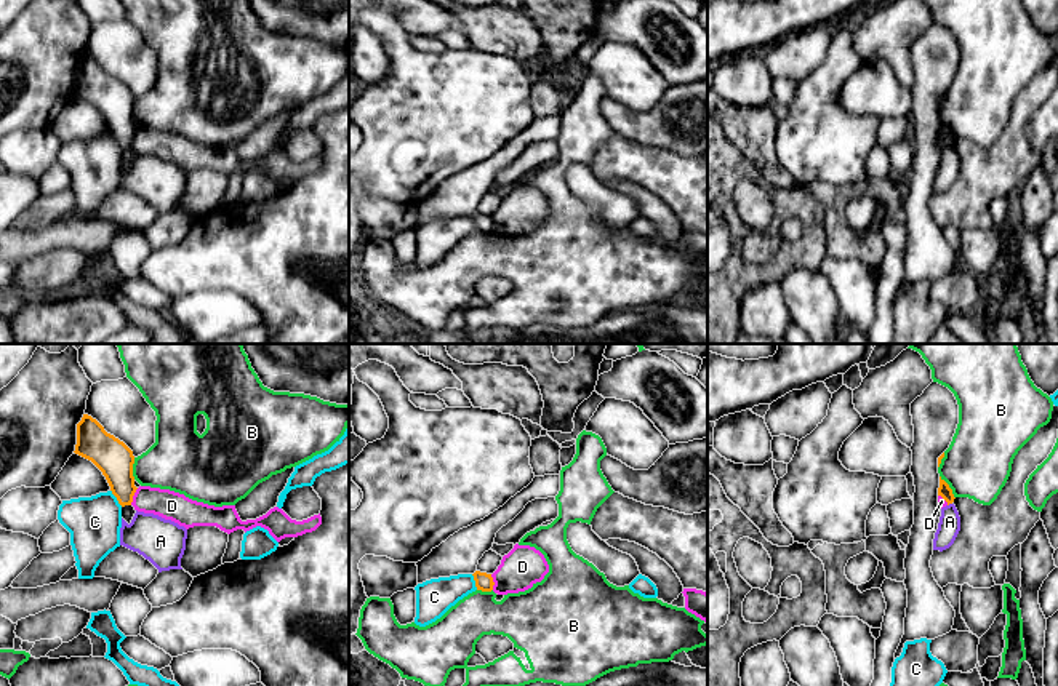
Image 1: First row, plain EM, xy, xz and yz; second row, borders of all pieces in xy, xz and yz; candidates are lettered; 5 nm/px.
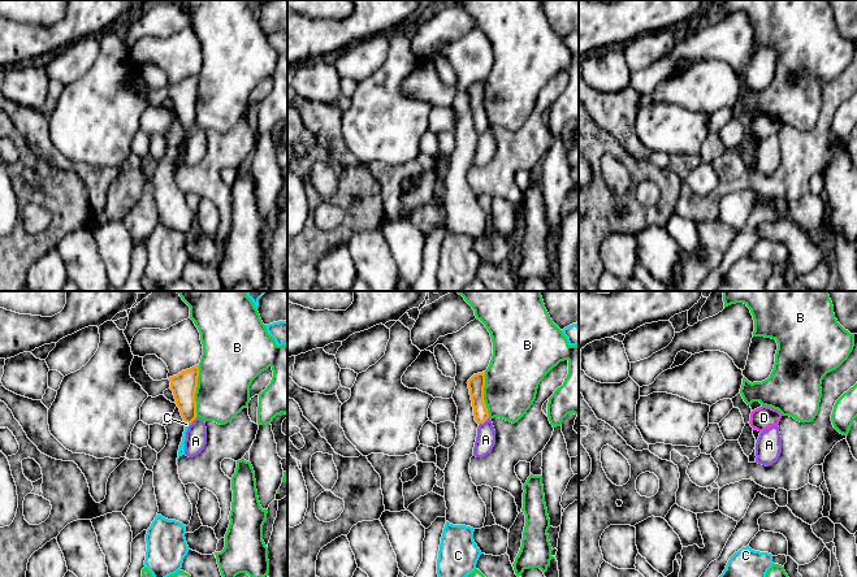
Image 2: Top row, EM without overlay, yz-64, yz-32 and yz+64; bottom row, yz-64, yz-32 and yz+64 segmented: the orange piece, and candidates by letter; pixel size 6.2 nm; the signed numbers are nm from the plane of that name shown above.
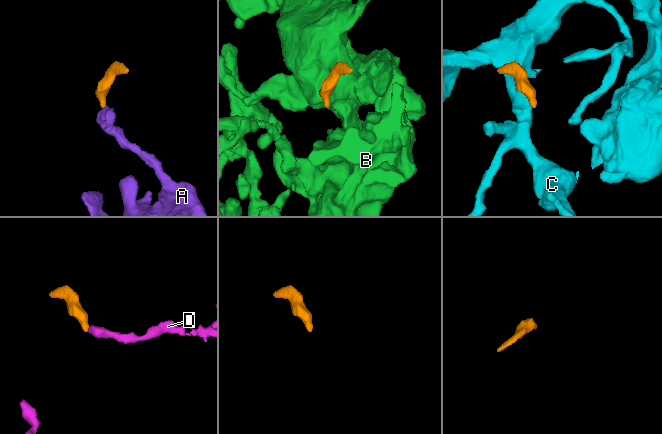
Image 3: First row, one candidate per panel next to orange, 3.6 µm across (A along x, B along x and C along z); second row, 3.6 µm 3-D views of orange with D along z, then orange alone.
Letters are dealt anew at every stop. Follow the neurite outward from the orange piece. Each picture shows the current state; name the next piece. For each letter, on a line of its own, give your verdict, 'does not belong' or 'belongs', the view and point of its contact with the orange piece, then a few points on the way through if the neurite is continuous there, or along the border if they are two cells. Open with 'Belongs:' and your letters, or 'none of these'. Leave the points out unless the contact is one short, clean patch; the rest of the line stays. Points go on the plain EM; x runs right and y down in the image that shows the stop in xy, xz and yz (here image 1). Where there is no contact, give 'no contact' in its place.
Belongs: none of these
A: does not belong | yz (949, 144) | along yz (951, 144), (948, 147)
B: does not belong | yz (948, 128)
C: does not belong | xy (116, 138)
D: does not belong | xy (133, 136) | along xy (138, 130), (130, 146)

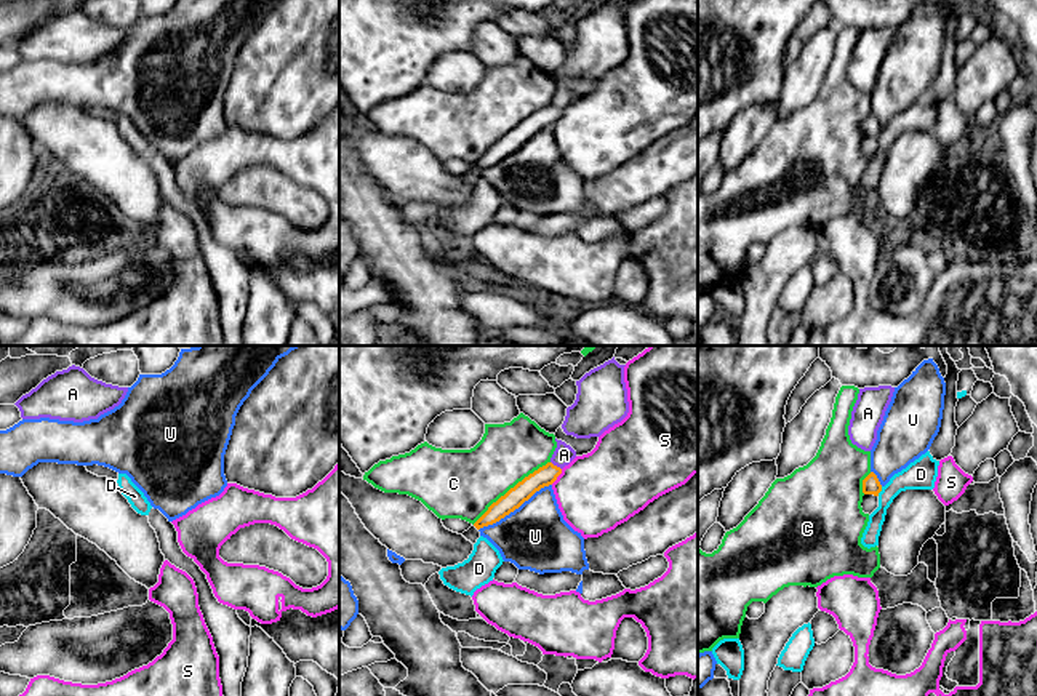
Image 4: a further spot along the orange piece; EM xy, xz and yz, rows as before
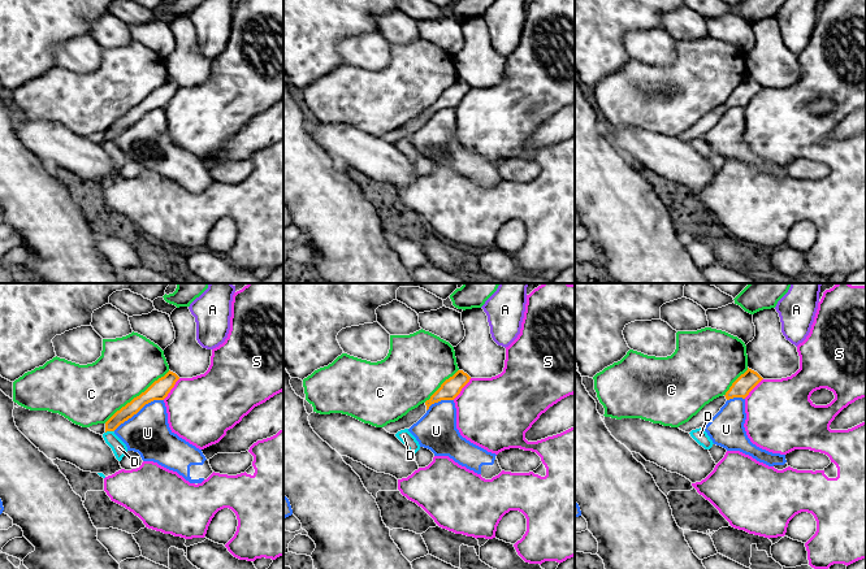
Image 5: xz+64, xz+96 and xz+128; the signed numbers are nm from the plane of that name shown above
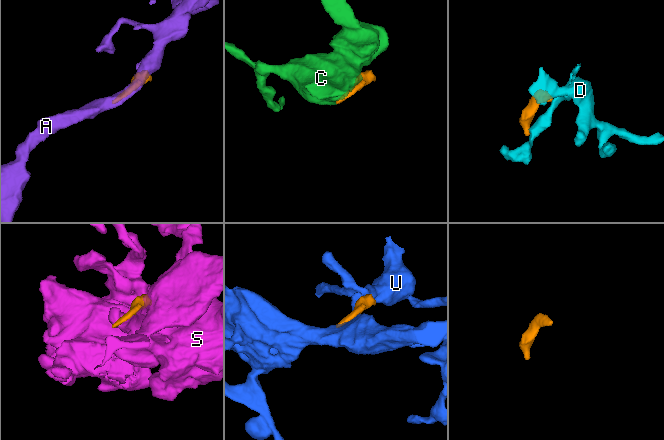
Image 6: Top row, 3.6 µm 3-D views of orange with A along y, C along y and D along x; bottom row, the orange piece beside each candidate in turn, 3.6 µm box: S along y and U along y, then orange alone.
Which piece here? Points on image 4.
Belongs: none of these
A: does not belong | xz (556, 108)
C: does not belong | xz (511, 130)
D: does not belong | yz (880, 132) | along yz (882, 128), (877, 136)
S: does not belong | xz (557, 117)
U: does not belong | xz (514, 151)

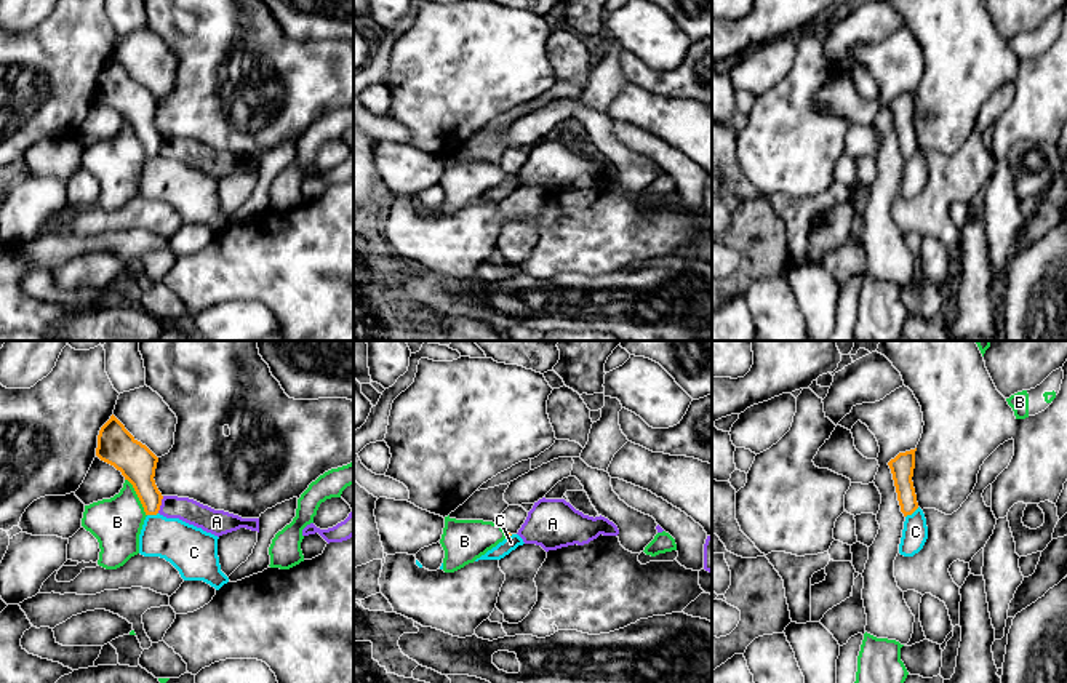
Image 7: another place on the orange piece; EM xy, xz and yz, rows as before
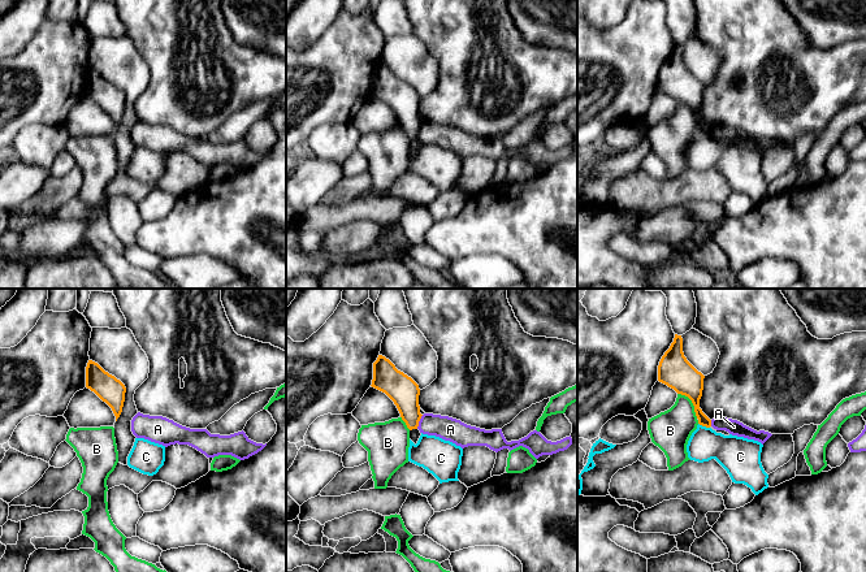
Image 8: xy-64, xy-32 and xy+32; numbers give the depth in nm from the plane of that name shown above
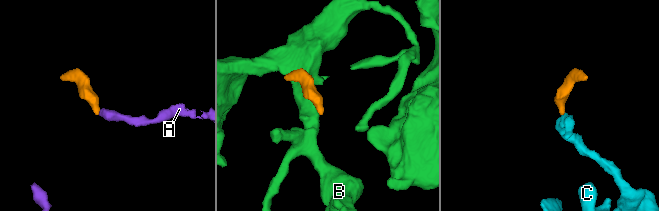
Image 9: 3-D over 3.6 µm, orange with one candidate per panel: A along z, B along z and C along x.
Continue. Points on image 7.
Belongs: none of these
A: does not belong | xy (160, 146) | along xy (163, 138), (157, 154)
B: does not belong | xy (138, 138)
C: does not belong | yz (912, 154) | along yz (919, 149), (906, 159)

